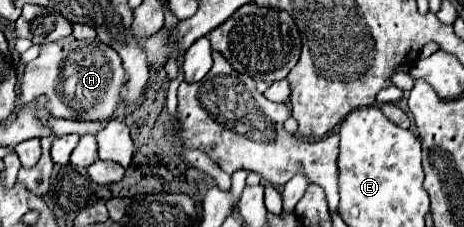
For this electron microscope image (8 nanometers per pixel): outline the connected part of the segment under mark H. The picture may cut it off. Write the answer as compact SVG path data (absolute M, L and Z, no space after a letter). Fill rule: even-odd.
M72 36L48 44L40 56L26 64L22 78L22 102L30 104L38 94L48 96L48 110L66 120L106 120L116 112L126 86L126 72L120 56L100 40L82 42Z

